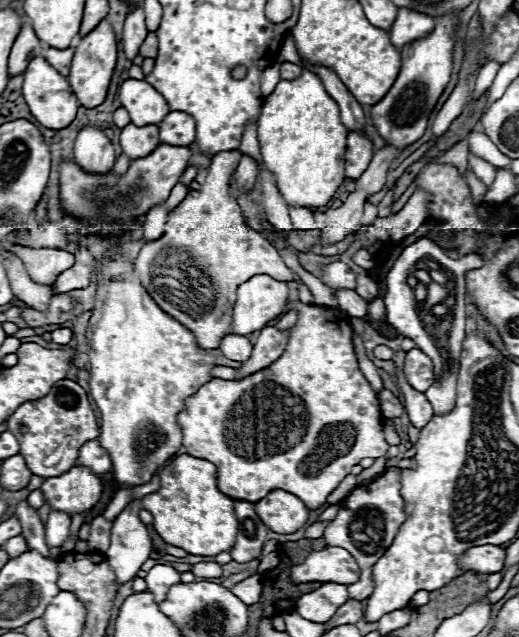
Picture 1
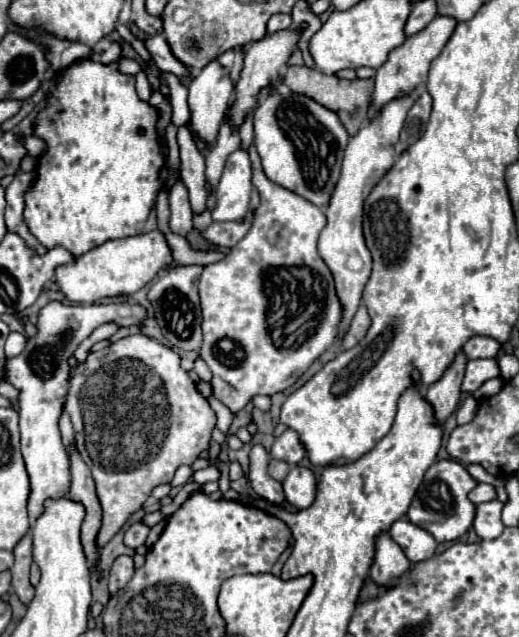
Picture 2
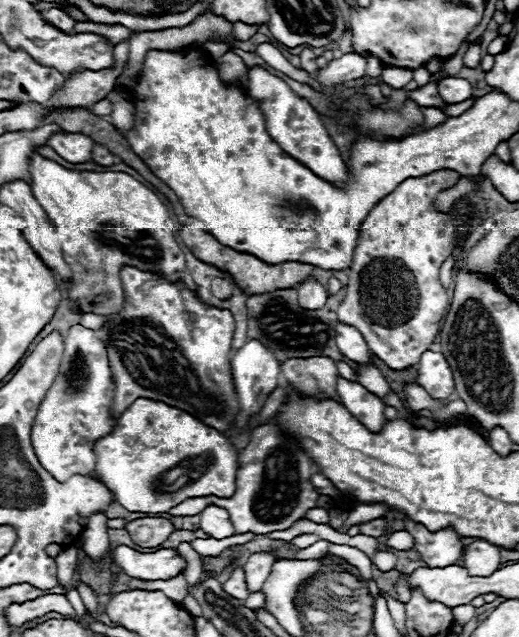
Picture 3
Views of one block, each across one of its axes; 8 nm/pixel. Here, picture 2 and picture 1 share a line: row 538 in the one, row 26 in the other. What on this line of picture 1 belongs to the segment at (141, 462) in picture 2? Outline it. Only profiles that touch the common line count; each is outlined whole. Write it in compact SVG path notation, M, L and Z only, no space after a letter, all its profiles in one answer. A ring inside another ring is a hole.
M102 20L98 24L98 28L94 28L94 32L86 34L84 38L80 38L76 52L74 52L74 60L72 60L72 68L68 74L70 86L74 90L74 94L78 96L78 102L86 108L96 108L104 102L106 98L106 90L116 66L116 36L112 26L108 24L108 20Z

